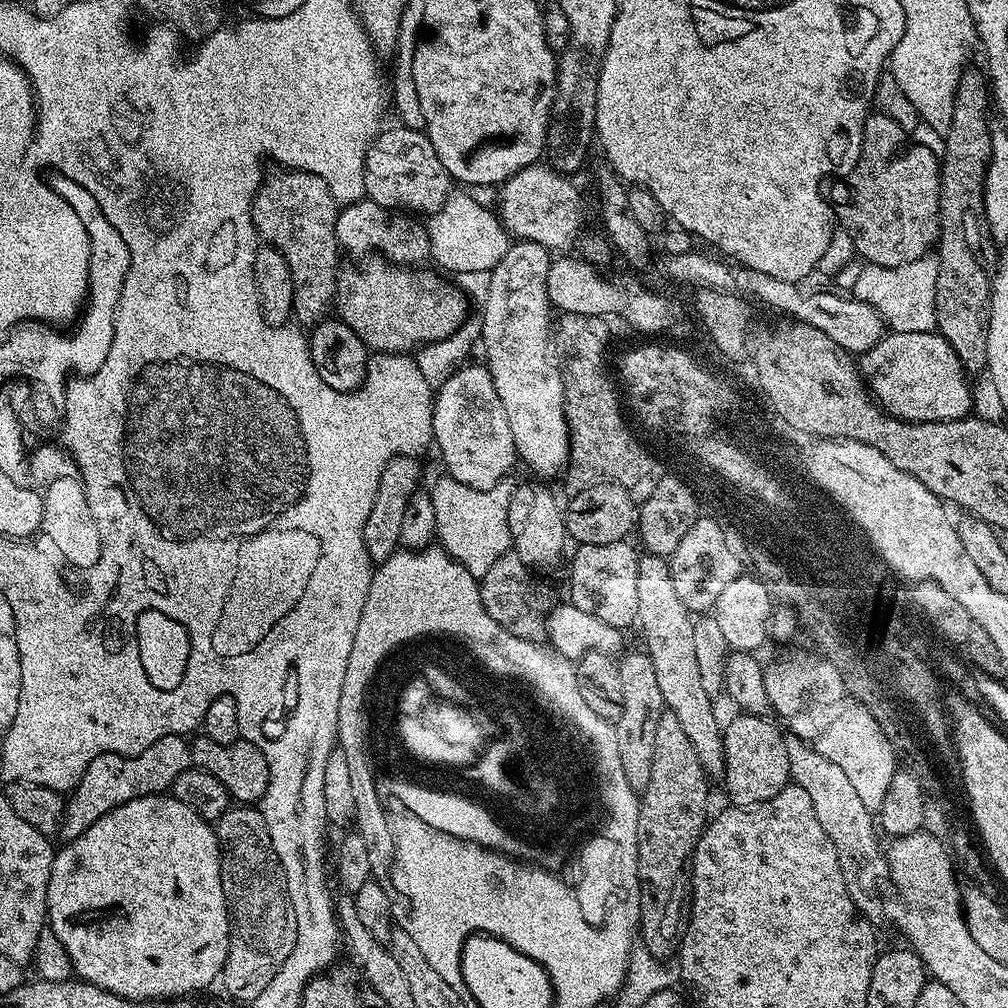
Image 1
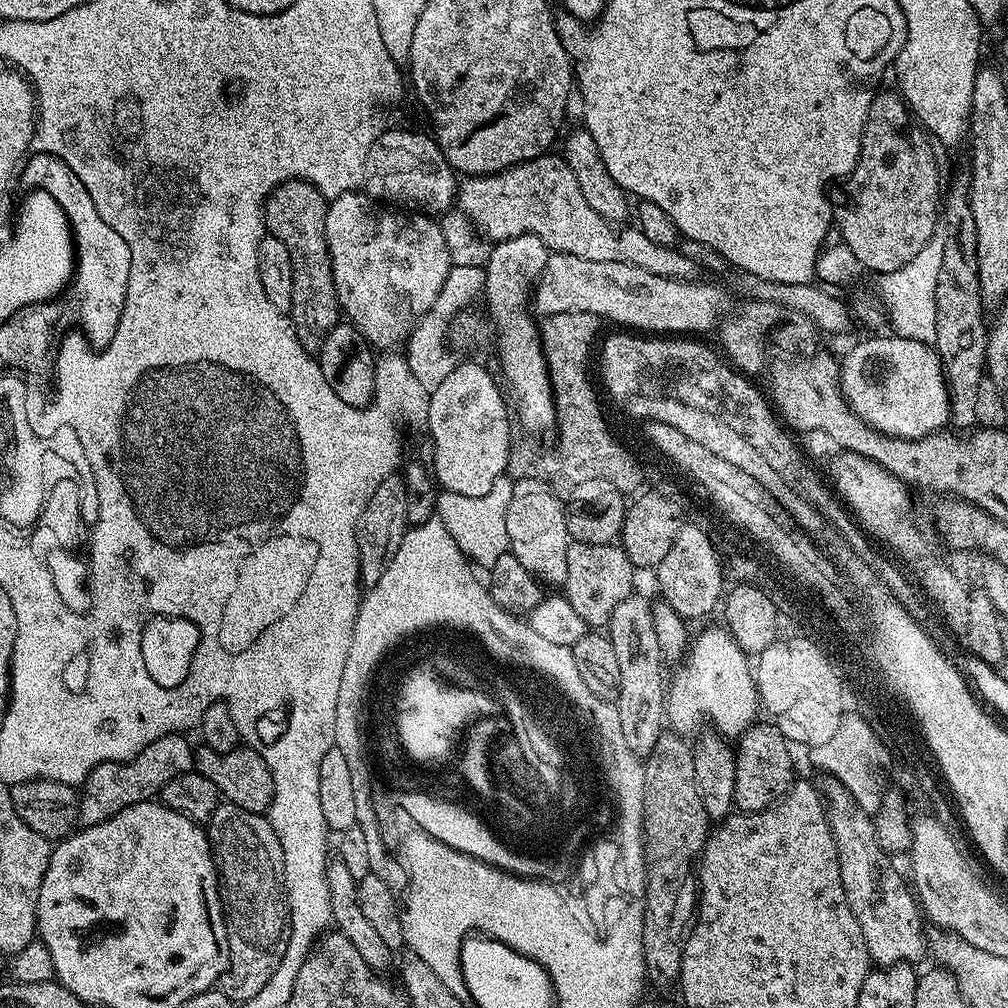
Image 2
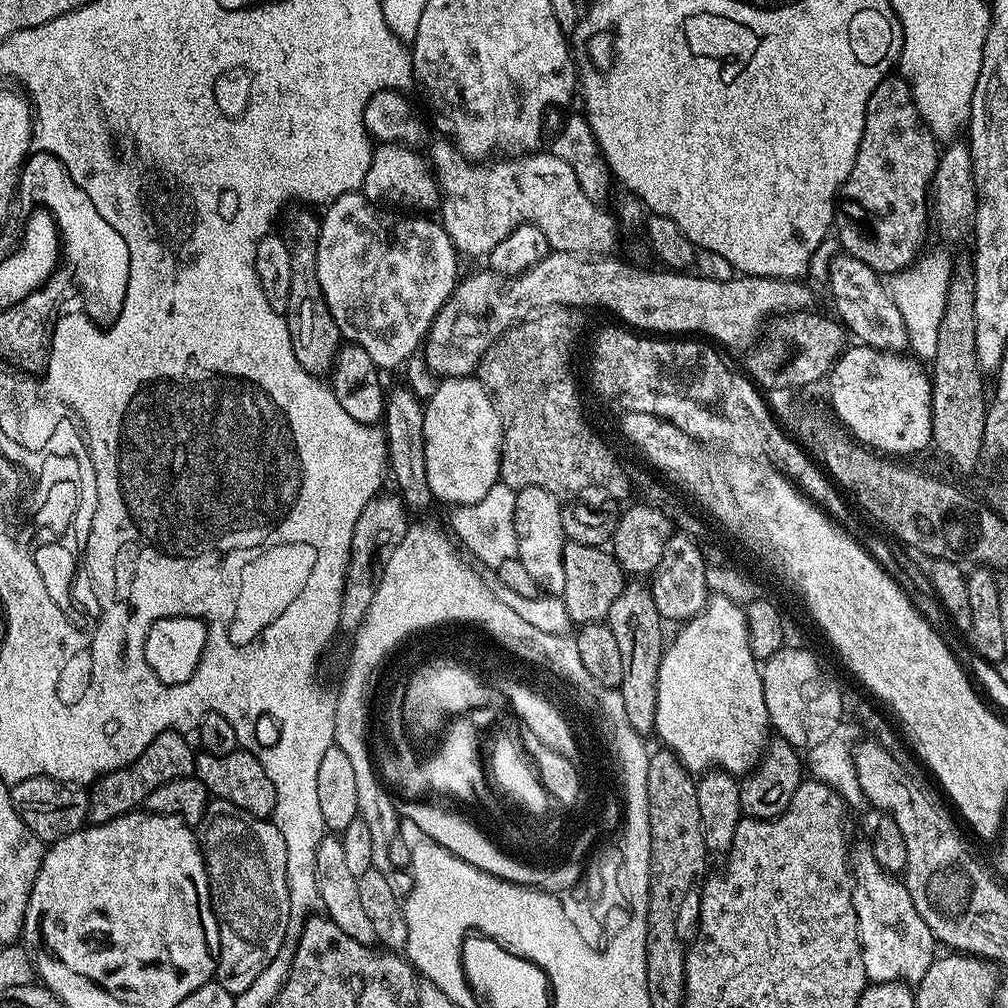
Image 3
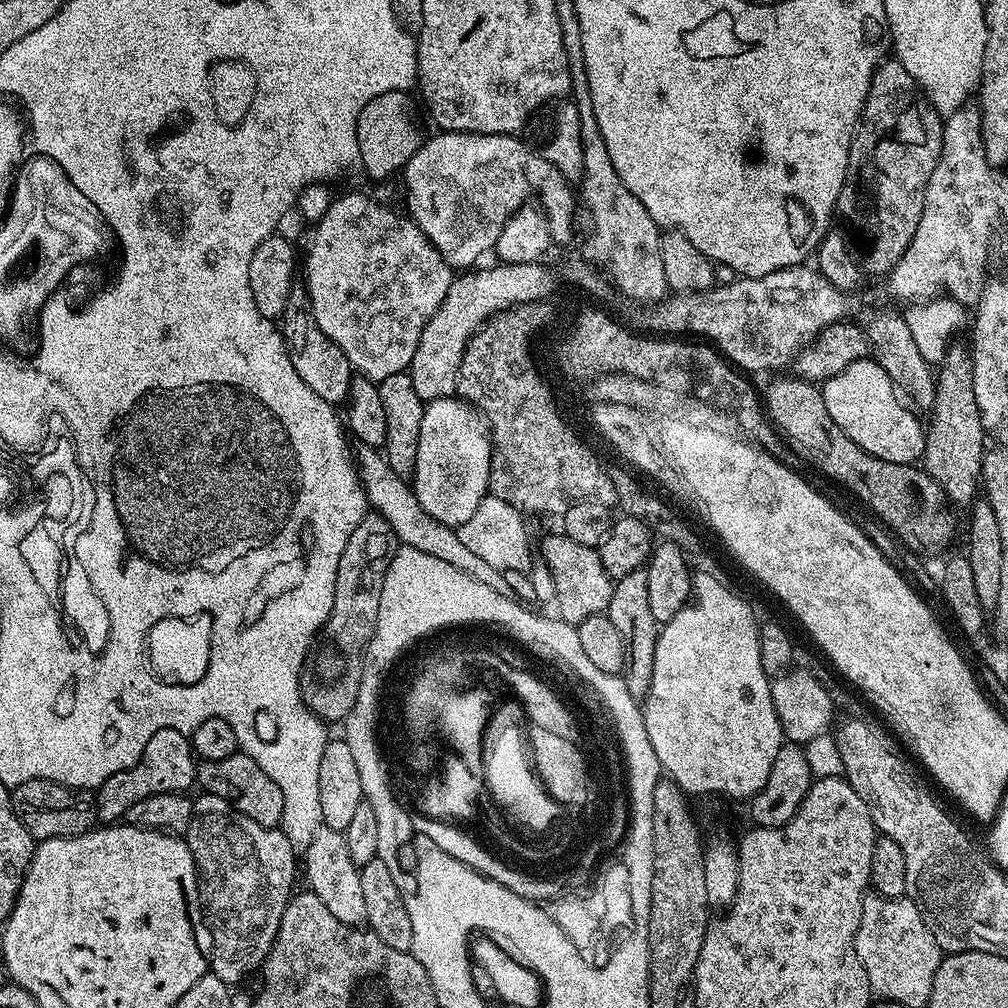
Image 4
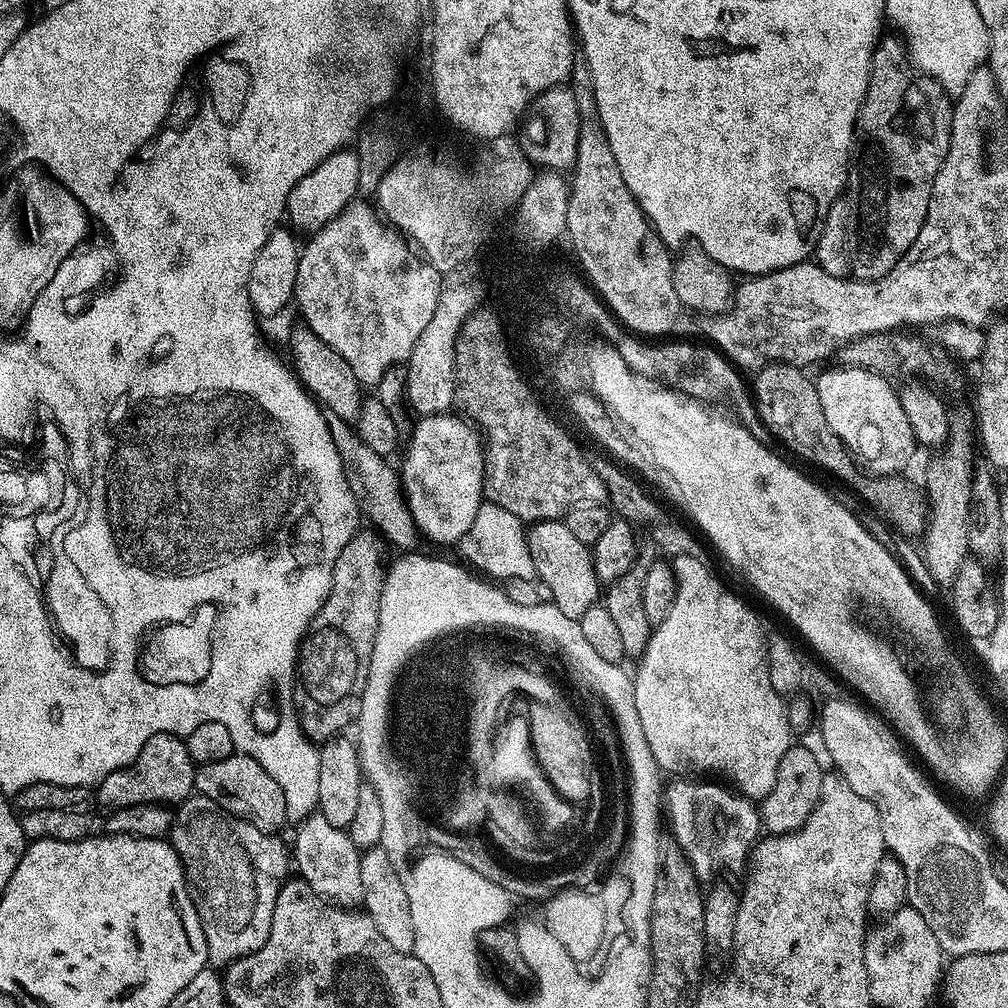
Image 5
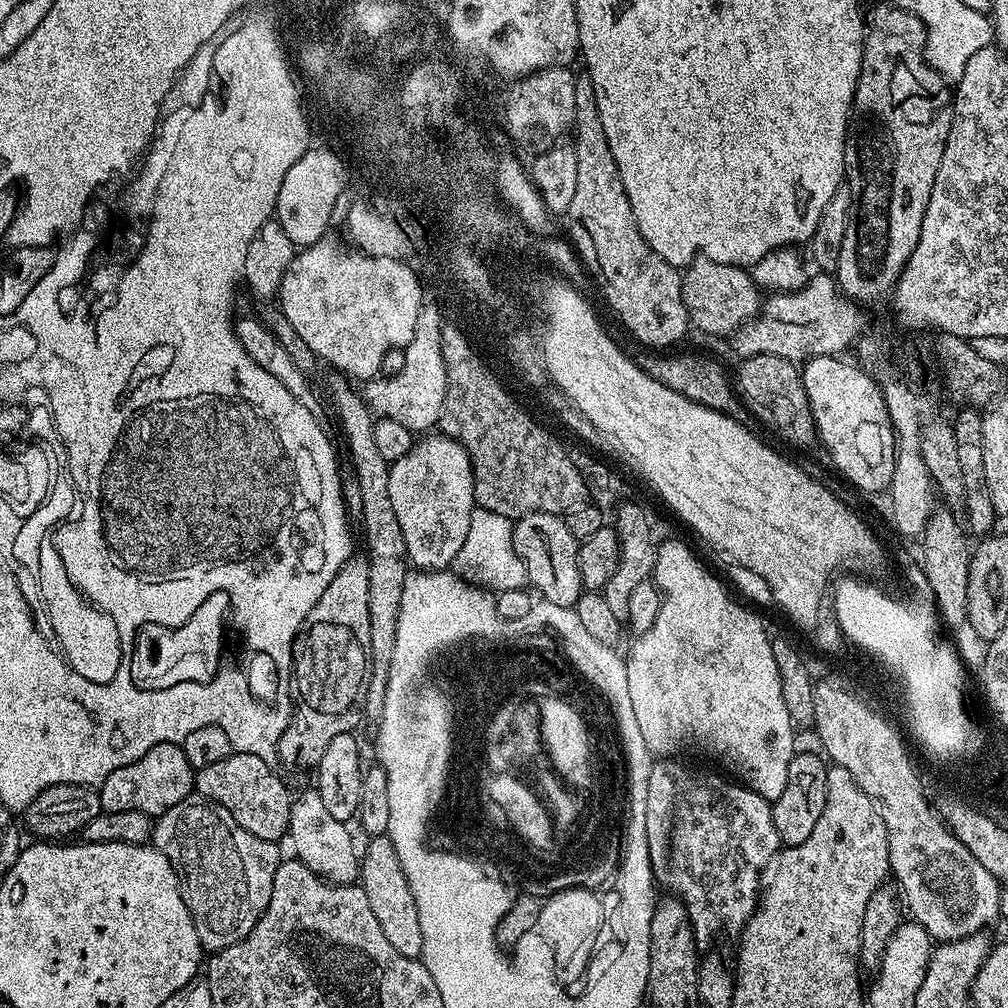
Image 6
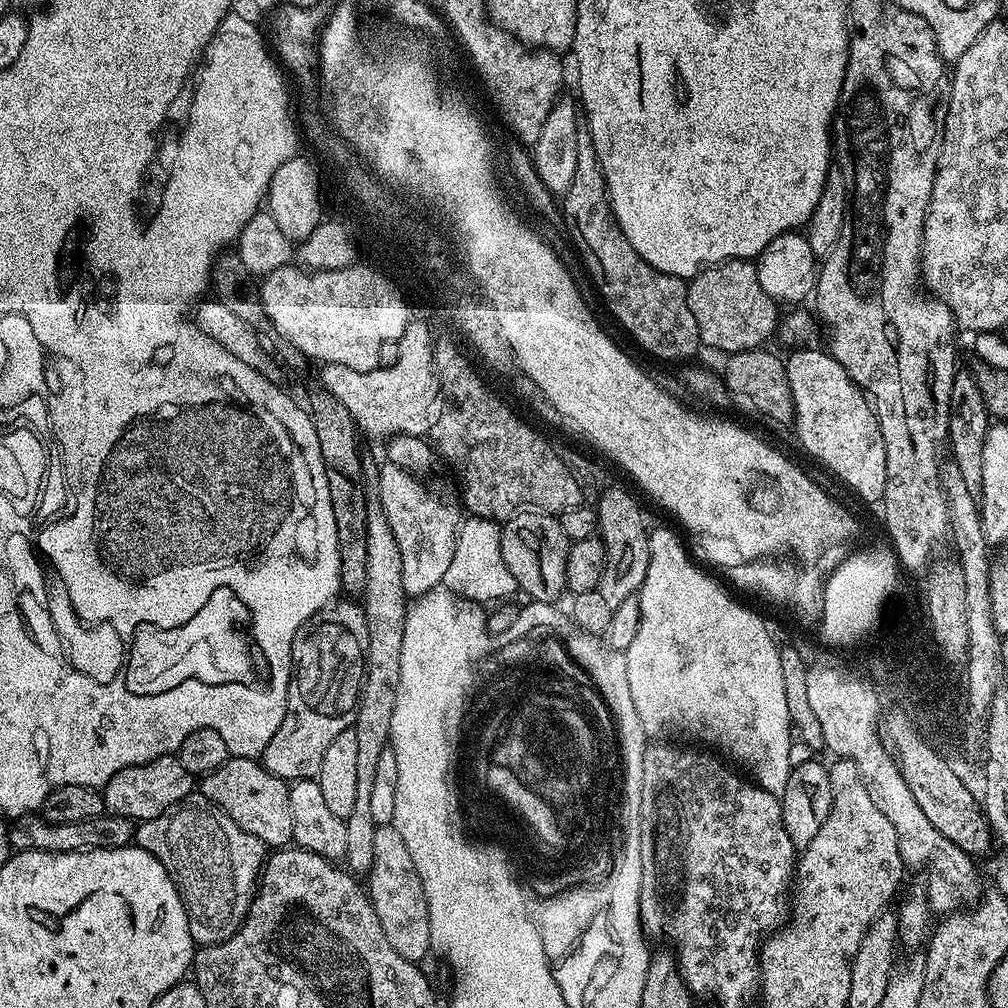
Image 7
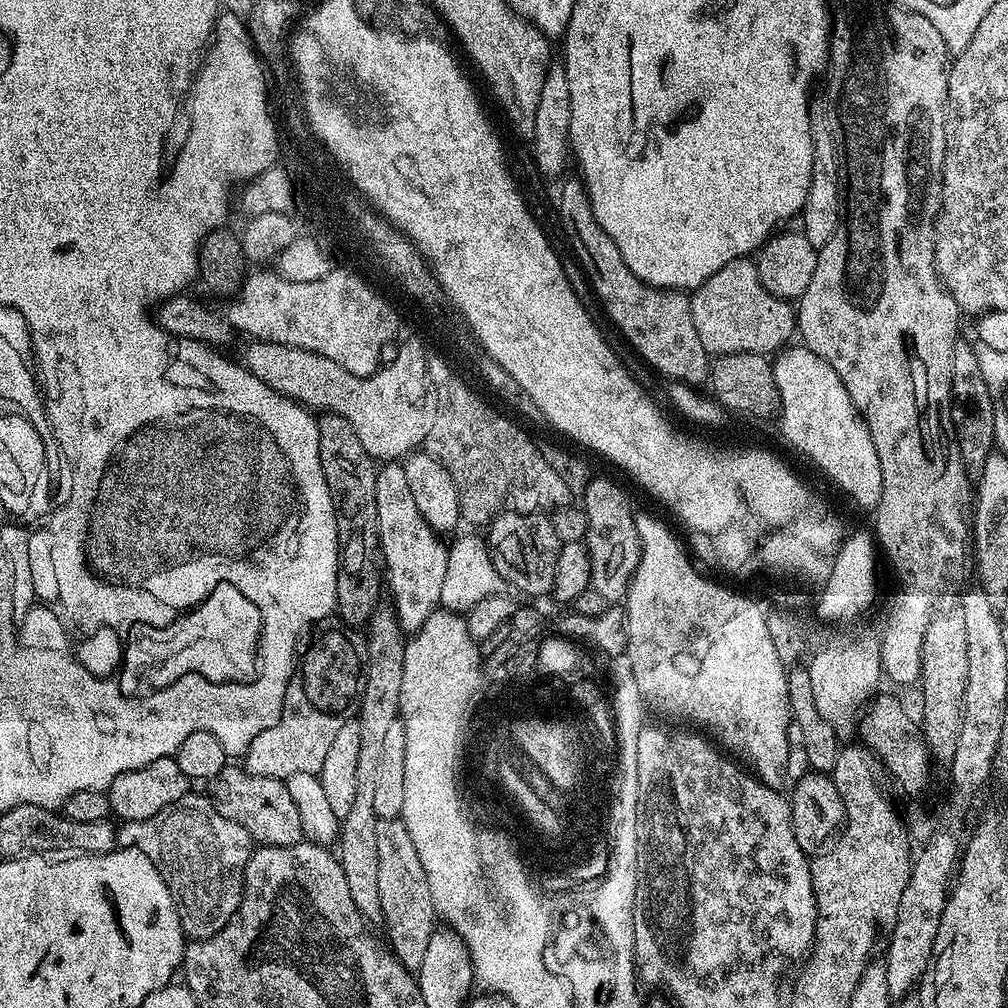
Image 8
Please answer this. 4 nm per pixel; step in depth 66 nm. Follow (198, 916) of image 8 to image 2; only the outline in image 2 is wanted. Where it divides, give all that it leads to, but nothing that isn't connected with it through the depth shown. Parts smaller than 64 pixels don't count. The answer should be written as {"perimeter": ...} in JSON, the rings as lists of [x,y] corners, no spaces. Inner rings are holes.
{"perimeter":[[[221,802],[214,810],[211,820],[207,821],[206,831],[208,843],[212,845],[212,858],[216,862],[220,903],[224,905],[224,925],[228,935],[228,970],[220,975],[218,988],[233,1002],[243,1002],[254,998],[254,994],[270,982],[270,974],[274,974],[278,962],[282,962],[286,942],[290,942],[290,910],[284,889],[282,846],[267,815],[242,810],[237,804],[227,802]]]}

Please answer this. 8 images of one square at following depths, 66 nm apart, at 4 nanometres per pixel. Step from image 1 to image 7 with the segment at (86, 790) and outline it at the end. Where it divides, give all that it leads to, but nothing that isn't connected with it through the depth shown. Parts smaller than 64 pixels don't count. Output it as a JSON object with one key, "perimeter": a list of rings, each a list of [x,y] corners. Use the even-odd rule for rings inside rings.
{"perimeter":[[[174,754],[159,756],[138,766],[126,766],[126,770],[118,770],[118,774],[114,774],[114,778],[110,778],[110,782],[106,782],[102,789],[105,809],[111,815],[124,816],[133,822],[158,818],[158,814],[170,810],[179,800],[187,800],[193,792],[194,777],[183,768],[182,762]]]}

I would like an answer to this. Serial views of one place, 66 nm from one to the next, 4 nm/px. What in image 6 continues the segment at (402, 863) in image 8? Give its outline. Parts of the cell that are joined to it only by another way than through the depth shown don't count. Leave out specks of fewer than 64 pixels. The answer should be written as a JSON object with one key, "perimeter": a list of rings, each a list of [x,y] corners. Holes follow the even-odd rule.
{"perimeter":[[[385,834],[374,836],[367,841],[368,845],[363,845],[362,855],[360,856],[360,875],[358,883],[361,888],[366,890],[366,898],[370,898],[370,910],[374,910],[374,918],[378,918],[378,926],[382,926],[382,934],[386,934],[390,946],[398,950],[398,954],[406,954],[406,958],[422,957],[422,922],[418,922],[418,906],[414,902],[414,894],[410,890],[410,882],[402,870],[402,862],[394,850],[394,842]]]}

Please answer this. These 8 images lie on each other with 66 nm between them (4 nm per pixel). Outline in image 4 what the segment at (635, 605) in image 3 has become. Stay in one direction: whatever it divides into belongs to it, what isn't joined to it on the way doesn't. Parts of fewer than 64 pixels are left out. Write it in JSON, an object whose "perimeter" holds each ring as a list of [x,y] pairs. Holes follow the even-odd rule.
{"perimeter":[[[644,568],[634,570],[626,574],[621,580],[612,585],[612,597],[606,615],[610,622],[614,622],[618,634],[622,634],[622,646],[624,647],[623,677],[630,694],[634,698],[643,701],[650,690],[650,678],[654,666],[654,650],[656,649],[656,637],[658,635],[658,622],[654,614],[650,614],[650,598],[646,587],[646,571]]]}

